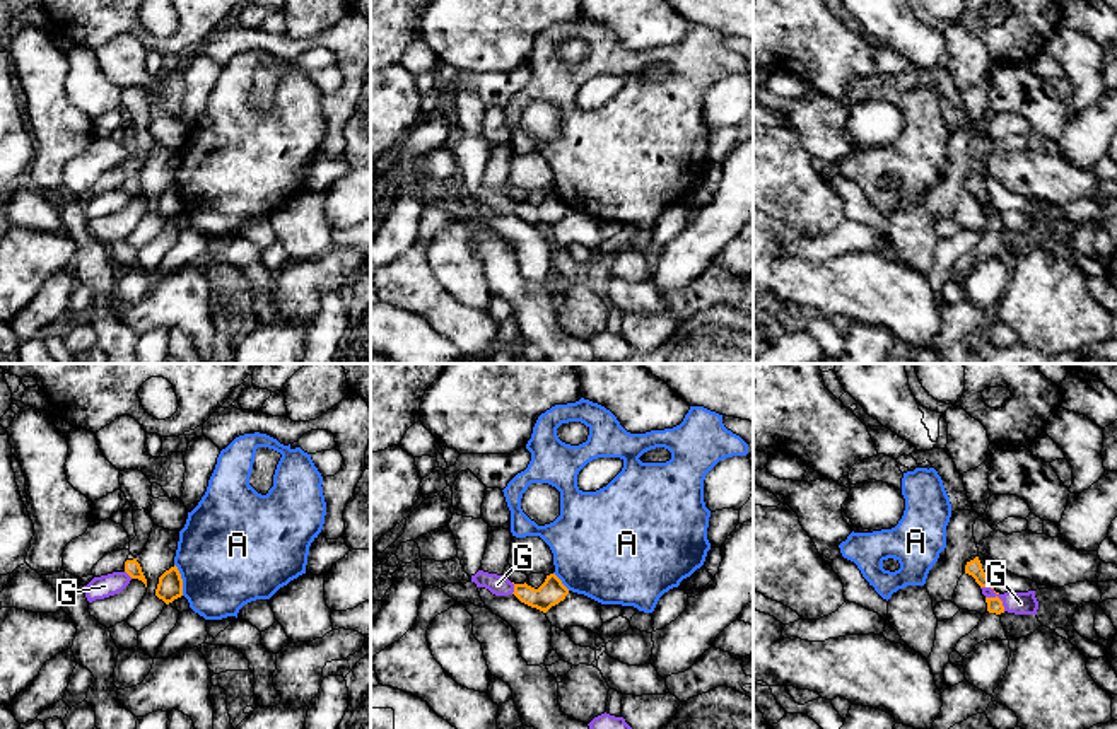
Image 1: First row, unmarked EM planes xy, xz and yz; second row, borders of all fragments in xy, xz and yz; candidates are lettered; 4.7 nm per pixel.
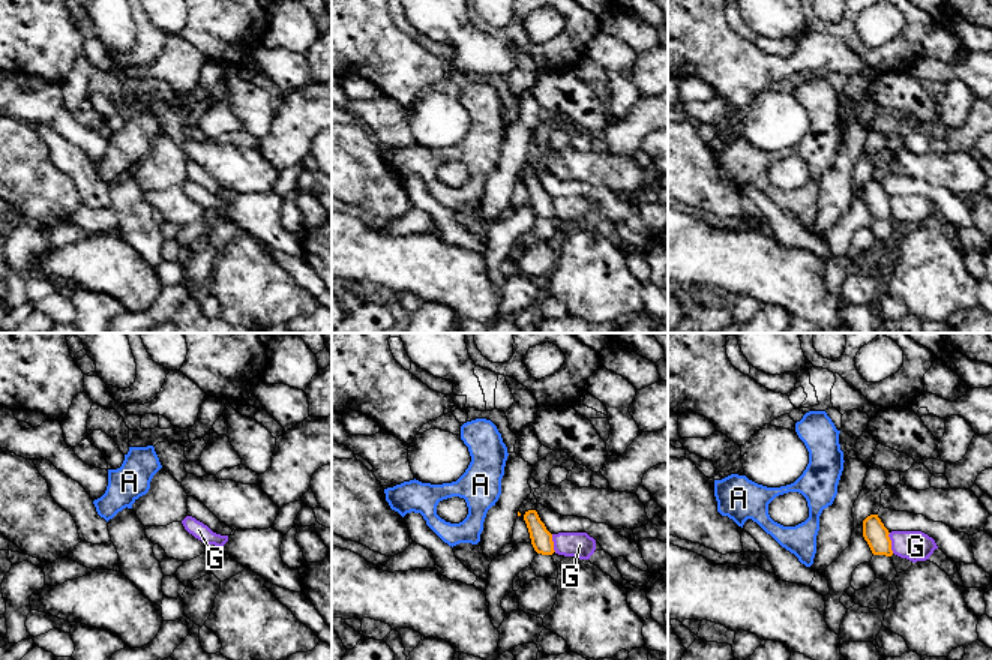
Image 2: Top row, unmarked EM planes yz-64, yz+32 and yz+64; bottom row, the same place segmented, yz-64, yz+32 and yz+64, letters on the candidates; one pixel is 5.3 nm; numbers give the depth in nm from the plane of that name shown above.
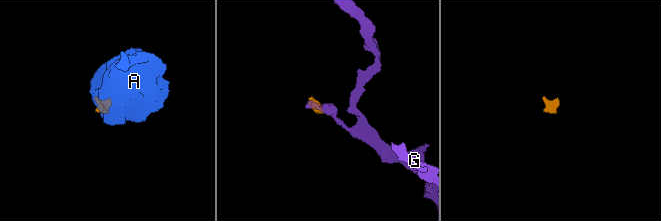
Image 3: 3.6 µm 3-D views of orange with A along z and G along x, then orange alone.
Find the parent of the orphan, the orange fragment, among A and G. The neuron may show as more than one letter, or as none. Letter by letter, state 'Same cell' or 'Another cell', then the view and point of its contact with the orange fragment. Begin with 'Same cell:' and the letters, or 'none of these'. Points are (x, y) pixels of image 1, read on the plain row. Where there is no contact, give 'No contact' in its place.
Same cell: none of these
A: Another cell. Touches orange at xy (181, 197)
G: Another cell. Touches orange at yz (996, 210)

